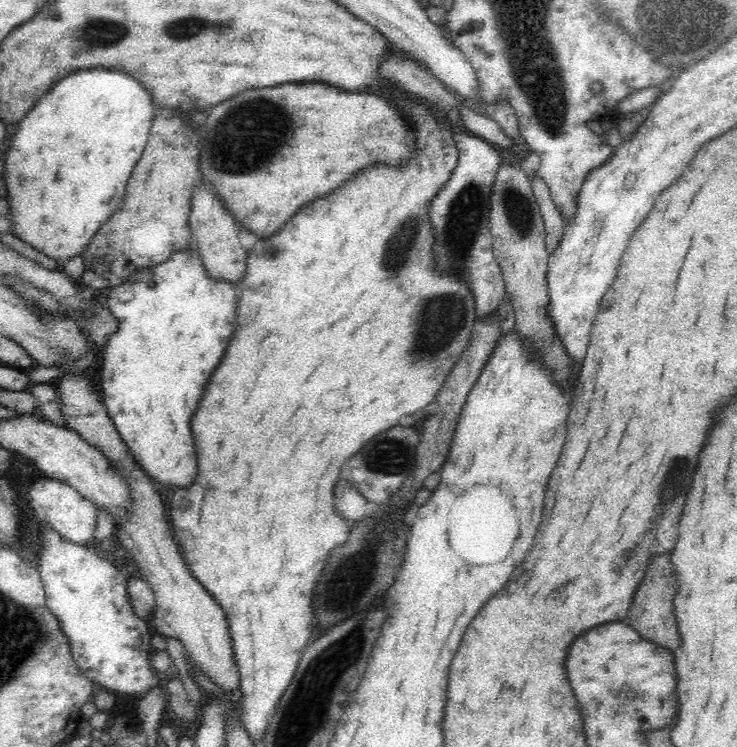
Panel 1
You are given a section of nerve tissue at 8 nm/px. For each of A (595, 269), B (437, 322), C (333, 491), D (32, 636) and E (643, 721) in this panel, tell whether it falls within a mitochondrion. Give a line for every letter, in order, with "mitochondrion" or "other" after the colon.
A: other
B: mitochondrion
C: other
D: mitochondrion
E: other

